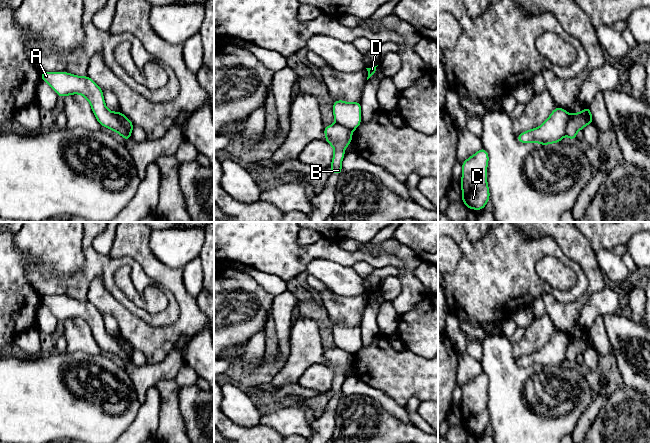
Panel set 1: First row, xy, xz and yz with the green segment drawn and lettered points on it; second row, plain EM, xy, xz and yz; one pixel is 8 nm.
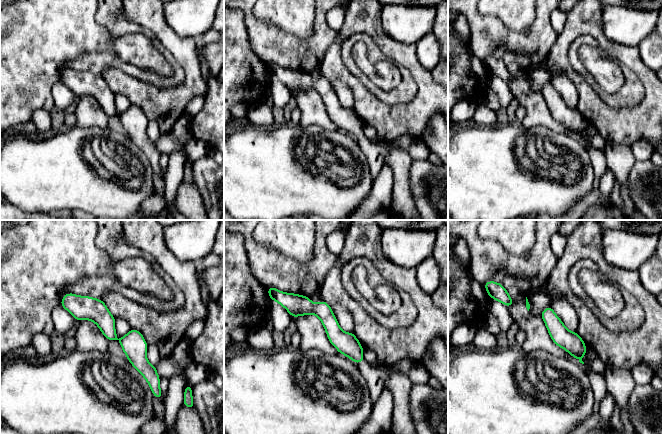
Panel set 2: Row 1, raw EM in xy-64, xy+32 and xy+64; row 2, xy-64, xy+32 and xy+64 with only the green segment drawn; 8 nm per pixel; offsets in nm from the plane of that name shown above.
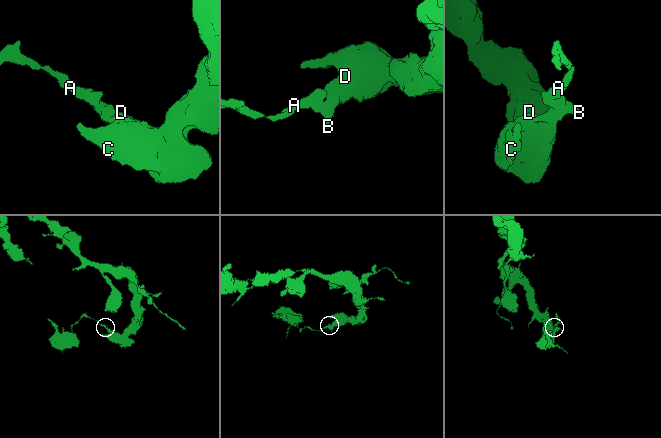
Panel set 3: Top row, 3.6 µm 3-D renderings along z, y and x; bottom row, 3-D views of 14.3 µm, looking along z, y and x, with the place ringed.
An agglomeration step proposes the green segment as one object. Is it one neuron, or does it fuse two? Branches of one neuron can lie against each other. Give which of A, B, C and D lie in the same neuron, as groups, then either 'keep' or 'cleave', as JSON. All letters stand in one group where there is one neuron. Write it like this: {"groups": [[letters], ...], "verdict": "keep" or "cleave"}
{"groups": [["A", "B"], ["C", "D"]], "verdict": "cleave"}

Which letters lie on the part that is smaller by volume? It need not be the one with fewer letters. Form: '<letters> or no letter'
A, B

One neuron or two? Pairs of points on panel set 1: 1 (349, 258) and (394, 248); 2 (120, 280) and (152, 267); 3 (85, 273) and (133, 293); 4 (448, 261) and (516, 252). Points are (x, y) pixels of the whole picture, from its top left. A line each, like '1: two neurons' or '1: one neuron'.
1: two neurons
2: two neurons
3: two neurons
4: two neurons

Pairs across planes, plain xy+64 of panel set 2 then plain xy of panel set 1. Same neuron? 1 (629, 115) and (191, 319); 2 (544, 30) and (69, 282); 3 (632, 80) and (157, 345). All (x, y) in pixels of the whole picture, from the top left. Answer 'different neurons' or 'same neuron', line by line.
1: same neuron
2: same neuron
3: different neurons

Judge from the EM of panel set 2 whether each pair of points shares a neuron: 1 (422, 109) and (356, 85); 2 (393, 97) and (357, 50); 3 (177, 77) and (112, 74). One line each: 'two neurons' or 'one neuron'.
1: one neuron
2: two neurons
3: two neurons

